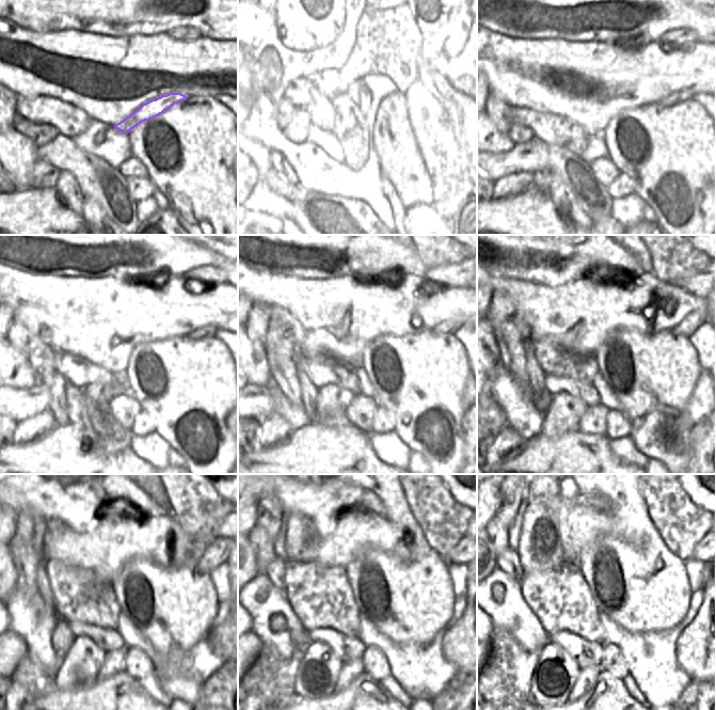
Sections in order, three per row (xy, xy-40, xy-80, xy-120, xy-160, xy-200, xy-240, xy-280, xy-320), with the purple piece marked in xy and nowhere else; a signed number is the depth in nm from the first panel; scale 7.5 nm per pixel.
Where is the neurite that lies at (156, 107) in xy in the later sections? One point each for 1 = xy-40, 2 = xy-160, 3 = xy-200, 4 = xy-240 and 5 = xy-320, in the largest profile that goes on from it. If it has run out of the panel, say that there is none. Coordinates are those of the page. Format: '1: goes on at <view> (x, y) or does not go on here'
1: goes on at xy-40 (407, 101)
2: goes on at xy-160 (447, 327)
3: goes on at xy-200 (693, 320)
4: goes on at xy-240 (216, 553)
5: goes on at xy-320 (694, 554)

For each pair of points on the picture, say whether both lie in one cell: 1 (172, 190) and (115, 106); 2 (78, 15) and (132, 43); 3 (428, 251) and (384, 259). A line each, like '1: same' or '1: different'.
1: different
2: different
3: different

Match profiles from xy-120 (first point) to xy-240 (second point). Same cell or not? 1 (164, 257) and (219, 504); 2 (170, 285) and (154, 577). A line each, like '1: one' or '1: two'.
1: two
2: two

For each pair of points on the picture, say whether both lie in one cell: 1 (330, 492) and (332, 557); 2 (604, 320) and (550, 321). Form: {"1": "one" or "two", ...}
{"1": "two", "2": "one"}

